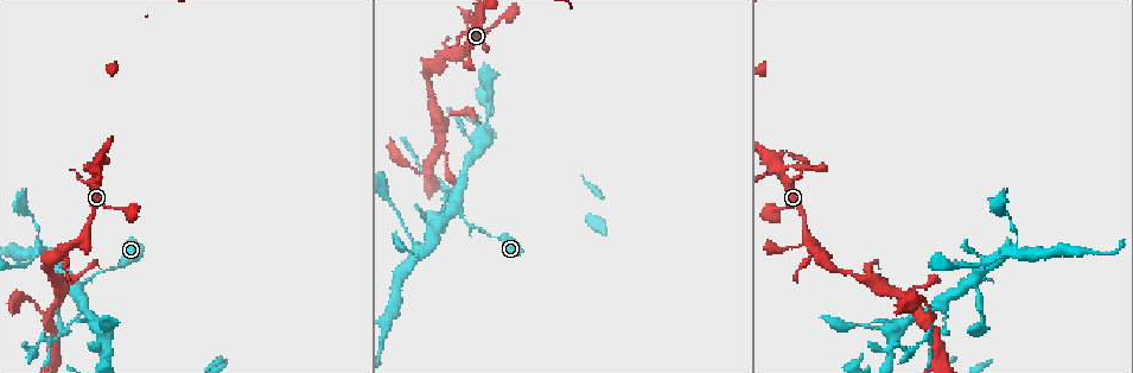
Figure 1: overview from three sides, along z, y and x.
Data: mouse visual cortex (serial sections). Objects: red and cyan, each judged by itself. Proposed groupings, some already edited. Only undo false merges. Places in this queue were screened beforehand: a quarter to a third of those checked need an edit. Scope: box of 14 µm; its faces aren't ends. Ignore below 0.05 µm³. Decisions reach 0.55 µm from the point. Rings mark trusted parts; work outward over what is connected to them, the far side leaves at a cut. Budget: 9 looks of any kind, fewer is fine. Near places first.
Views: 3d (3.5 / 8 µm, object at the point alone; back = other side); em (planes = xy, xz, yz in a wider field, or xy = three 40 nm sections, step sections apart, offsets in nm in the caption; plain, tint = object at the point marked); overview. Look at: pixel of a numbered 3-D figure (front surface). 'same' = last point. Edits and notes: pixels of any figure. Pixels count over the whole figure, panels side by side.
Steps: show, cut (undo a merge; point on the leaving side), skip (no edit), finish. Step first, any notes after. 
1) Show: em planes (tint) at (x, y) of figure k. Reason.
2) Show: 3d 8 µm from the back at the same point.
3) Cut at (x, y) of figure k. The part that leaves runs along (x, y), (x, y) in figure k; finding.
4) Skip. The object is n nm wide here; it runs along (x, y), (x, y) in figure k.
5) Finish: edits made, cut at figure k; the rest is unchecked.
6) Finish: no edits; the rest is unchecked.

Show: 3d 3.5 µm at (477, 24) of figure 1. Abrupt turn.

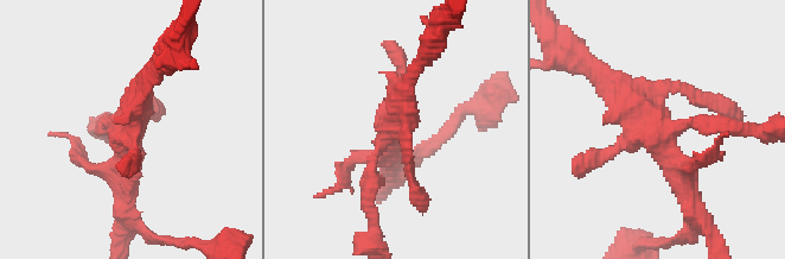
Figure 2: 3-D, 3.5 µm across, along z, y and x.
Show: em planes (tint) at (654, 126) of figure 2.

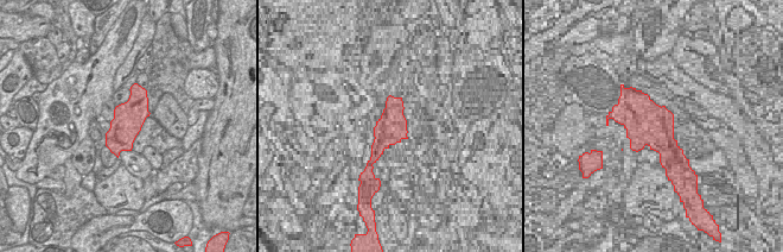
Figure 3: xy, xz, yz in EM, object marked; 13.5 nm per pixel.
Skip. It runs along (691, 197), (649, 109), (606, 76) in figure 2; one cell here.

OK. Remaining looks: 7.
Show: 3d 8 µm at (86, 239) of figure 1. Three arms meet.

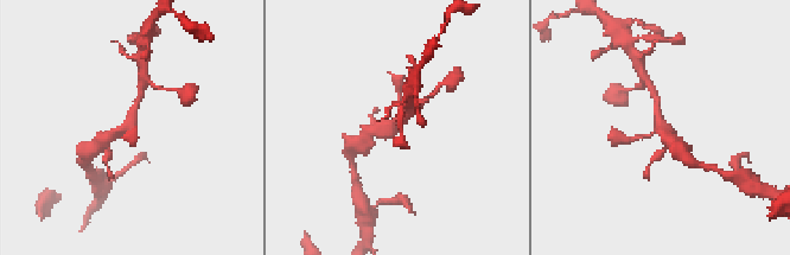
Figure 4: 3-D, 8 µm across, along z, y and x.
Show: em xy step 3 (tint) at (130, 126) of figure 4. 3 arms meet here; the arms are 150, 200, 350 nm wide.

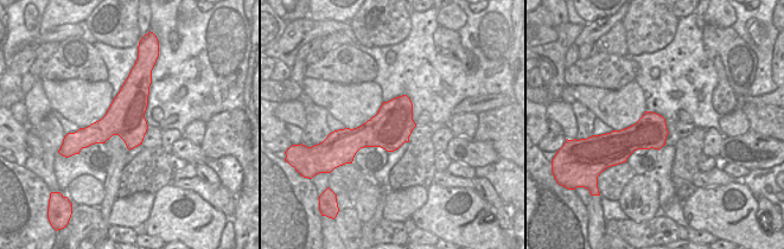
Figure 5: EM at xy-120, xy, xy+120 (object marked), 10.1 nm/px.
Skip. It runs along (140, 93), (129, 127), (102, 139) in figure 4; all the same cell.

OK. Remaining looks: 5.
Show: 3d 8 µm at (943, 299) of figure 1. Calibre changes.

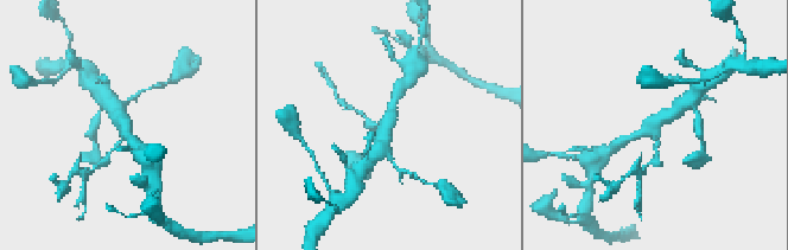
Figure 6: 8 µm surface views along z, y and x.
Show: em xy step 1 (tint) at (390, 121) of figure 6. 3 arms meet here; the arms are 150, 250, 450 nm wide; shape alone is not enough.

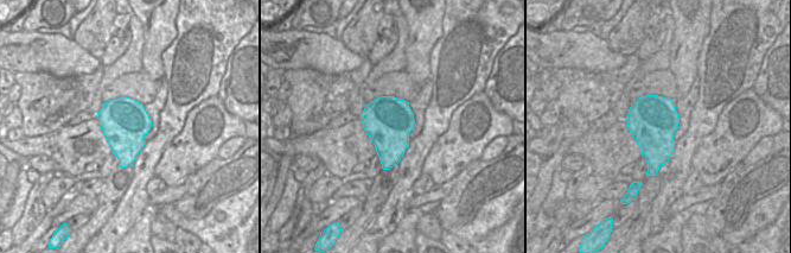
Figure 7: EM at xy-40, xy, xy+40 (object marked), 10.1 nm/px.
Skip. The object is 500 nm wide here; it runs along (684, 104), (628, 138) in figure 6; all the same cell.

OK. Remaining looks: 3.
Show: 3d 3.5 µm at (36, 252) of figure 1. Four or more arms meet.

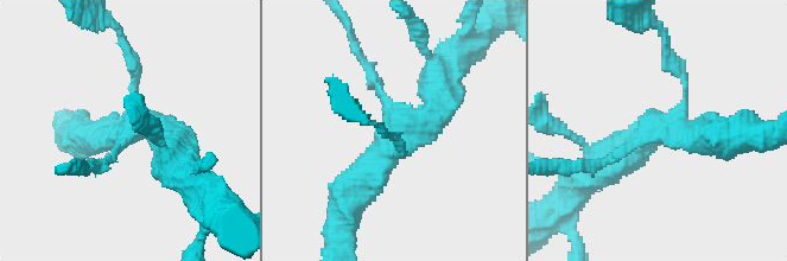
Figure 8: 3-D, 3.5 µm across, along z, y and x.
Show: em xy step 1 (tint) at (405, 129) of figure 8. Shape alone is not enough.

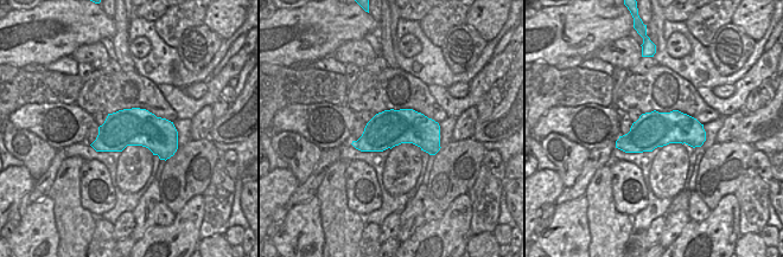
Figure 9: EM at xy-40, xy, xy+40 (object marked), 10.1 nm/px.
Skip. The arms are 100, 150, 400, 450 nm wide; it runs along (438, 82), (435, 112), (354, 188) in figure 8; all the same cell.

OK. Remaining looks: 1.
Finish: no edits; the rest is unchecked.

